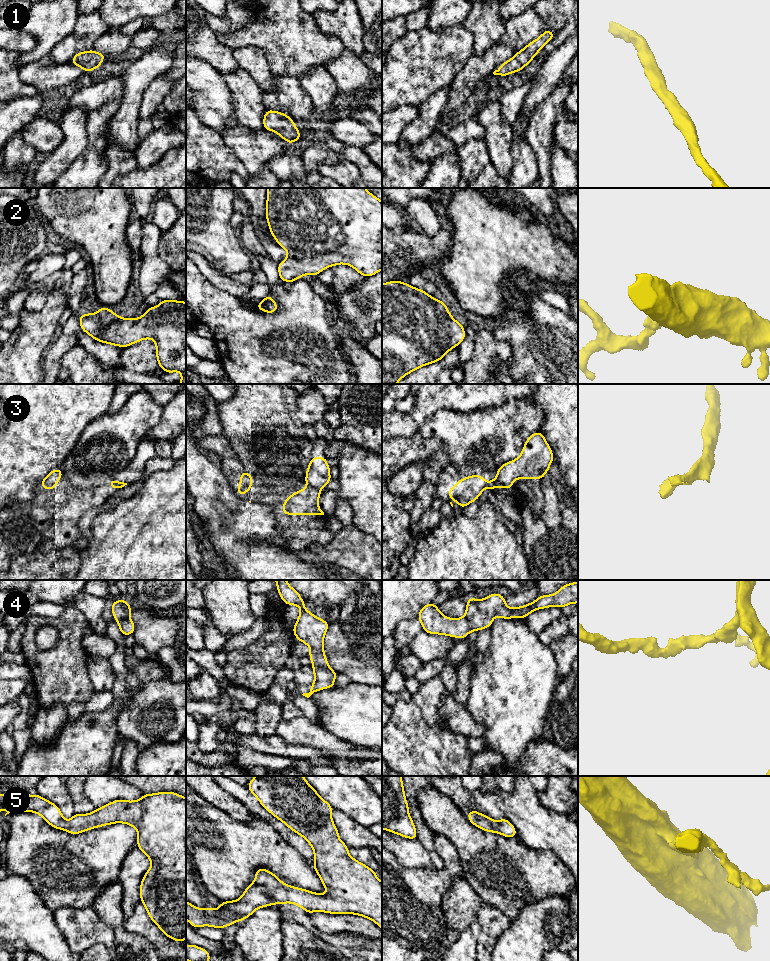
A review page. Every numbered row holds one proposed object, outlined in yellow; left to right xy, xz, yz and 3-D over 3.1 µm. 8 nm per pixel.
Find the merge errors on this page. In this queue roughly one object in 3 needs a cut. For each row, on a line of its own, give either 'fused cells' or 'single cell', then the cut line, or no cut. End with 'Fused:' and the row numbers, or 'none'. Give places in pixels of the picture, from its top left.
1: single cell; cut none
2: single cell; cut none
3: fused cells; cut xz (308, 485), (320, 490)
4: single cell; cut none
5: single cell; cut none
Fused: 3

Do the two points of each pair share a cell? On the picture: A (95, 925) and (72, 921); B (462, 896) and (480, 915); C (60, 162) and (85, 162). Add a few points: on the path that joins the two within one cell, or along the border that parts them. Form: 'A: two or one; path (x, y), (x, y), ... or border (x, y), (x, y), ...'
A: one; path (89, 925), (78, 925)
B: one; path (466, 901), (475, 910)
C: two; border (86, 142), (83, 151), (56, 177)

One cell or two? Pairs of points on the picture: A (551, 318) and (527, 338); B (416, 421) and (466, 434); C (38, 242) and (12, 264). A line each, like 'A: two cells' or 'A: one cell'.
A: one cell
B: two cells
C: one cell

